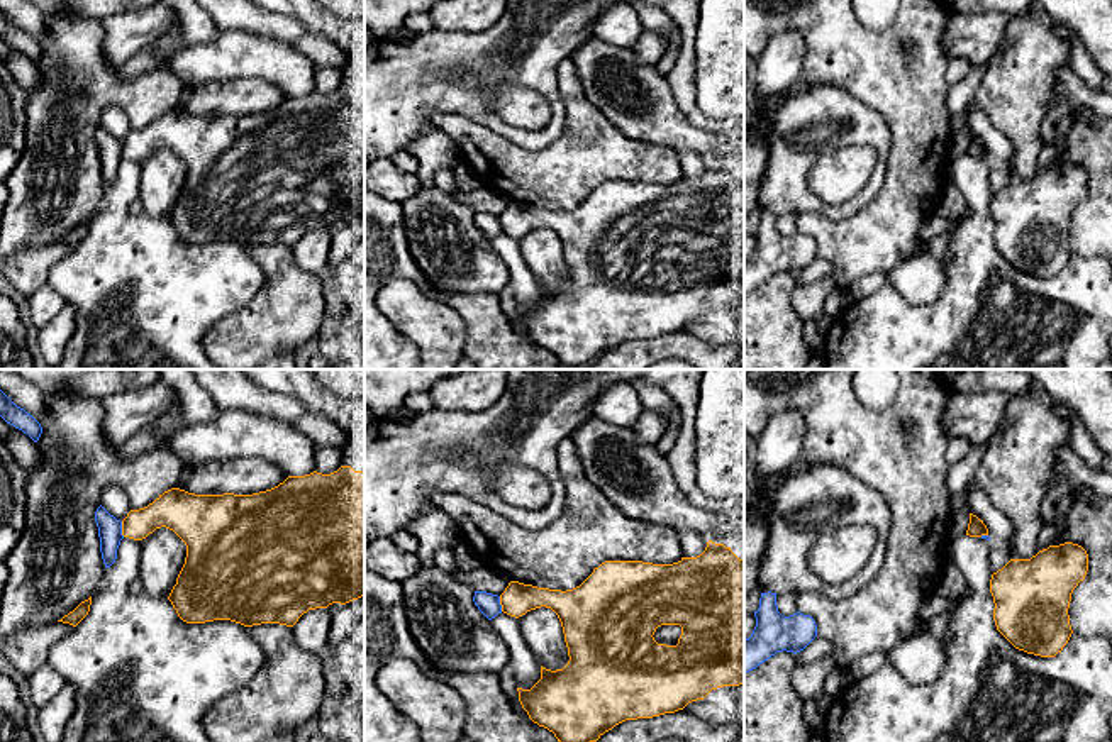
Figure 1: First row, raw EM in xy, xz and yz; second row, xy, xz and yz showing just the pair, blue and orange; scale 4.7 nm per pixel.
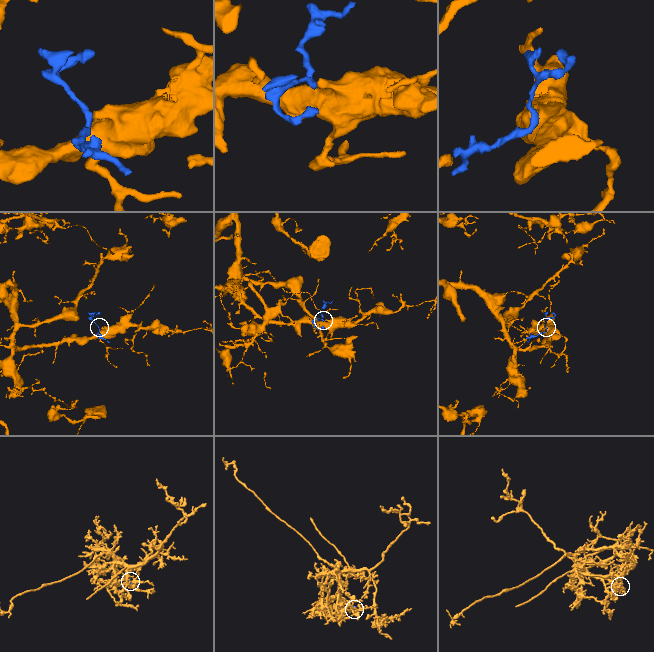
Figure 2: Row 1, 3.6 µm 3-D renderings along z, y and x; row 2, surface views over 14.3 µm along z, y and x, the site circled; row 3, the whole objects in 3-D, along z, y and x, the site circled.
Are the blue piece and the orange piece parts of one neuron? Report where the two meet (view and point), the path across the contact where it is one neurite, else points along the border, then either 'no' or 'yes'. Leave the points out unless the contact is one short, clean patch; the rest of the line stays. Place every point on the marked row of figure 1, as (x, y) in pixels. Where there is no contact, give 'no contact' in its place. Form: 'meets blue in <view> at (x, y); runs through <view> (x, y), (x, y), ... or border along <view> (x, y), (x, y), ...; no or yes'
meets blue in xy at (121, 529); border along xy (121, 522), (124, 536); no

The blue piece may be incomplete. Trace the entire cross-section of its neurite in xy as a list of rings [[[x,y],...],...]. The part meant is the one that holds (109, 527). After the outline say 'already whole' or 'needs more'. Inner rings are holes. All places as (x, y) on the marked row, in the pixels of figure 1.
[[[102,505],[95,512],[95,522],[100,537],[100,552],[105,568],[110,568],[117,559],[117,549],[120,545],[122,522],[110,515]]]; already whole

